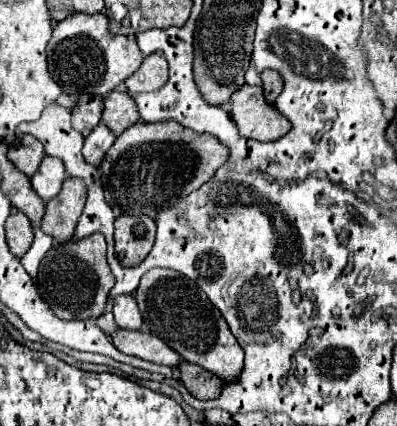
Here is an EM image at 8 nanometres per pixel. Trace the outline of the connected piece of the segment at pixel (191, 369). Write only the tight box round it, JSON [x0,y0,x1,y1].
[179,360,223,400]

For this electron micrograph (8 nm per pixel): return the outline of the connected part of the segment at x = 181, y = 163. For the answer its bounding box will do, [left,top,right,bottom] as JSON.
[99,120,227,218]

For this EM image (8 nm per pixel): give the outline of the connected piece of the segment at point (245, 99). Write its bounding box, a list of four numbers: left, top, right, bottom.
[231,84,289,142]

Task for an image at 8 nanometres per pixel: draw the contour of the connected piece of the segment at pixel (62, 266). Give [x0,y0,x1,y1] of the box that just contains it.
[37,232,115,320]

